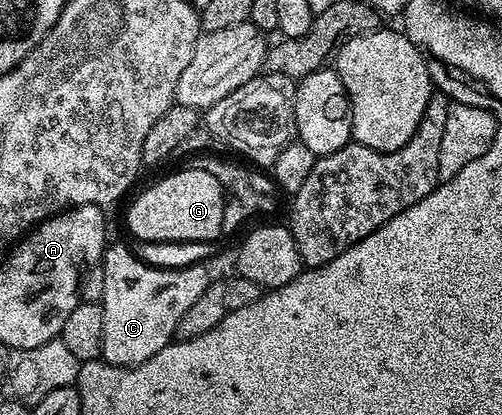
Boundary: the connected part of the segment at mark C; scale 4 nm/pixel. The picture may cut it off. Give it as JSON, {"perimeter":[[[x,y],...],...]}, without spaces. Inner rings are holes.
{"perimeter":[[[110,244],[105,250],[105,256],[100,262],[103,271],[103,295],[100,299],[101,310],[103,311],[103,351],[101,357],[109,365],[138,365],[151,355],[163,351],[175,337],[179,327],[179,319],[207,291],[211,274],[205,270],[204,264],[187,266],[184,269],[161,269],[147,265],[133,253],[128,244]]]}

